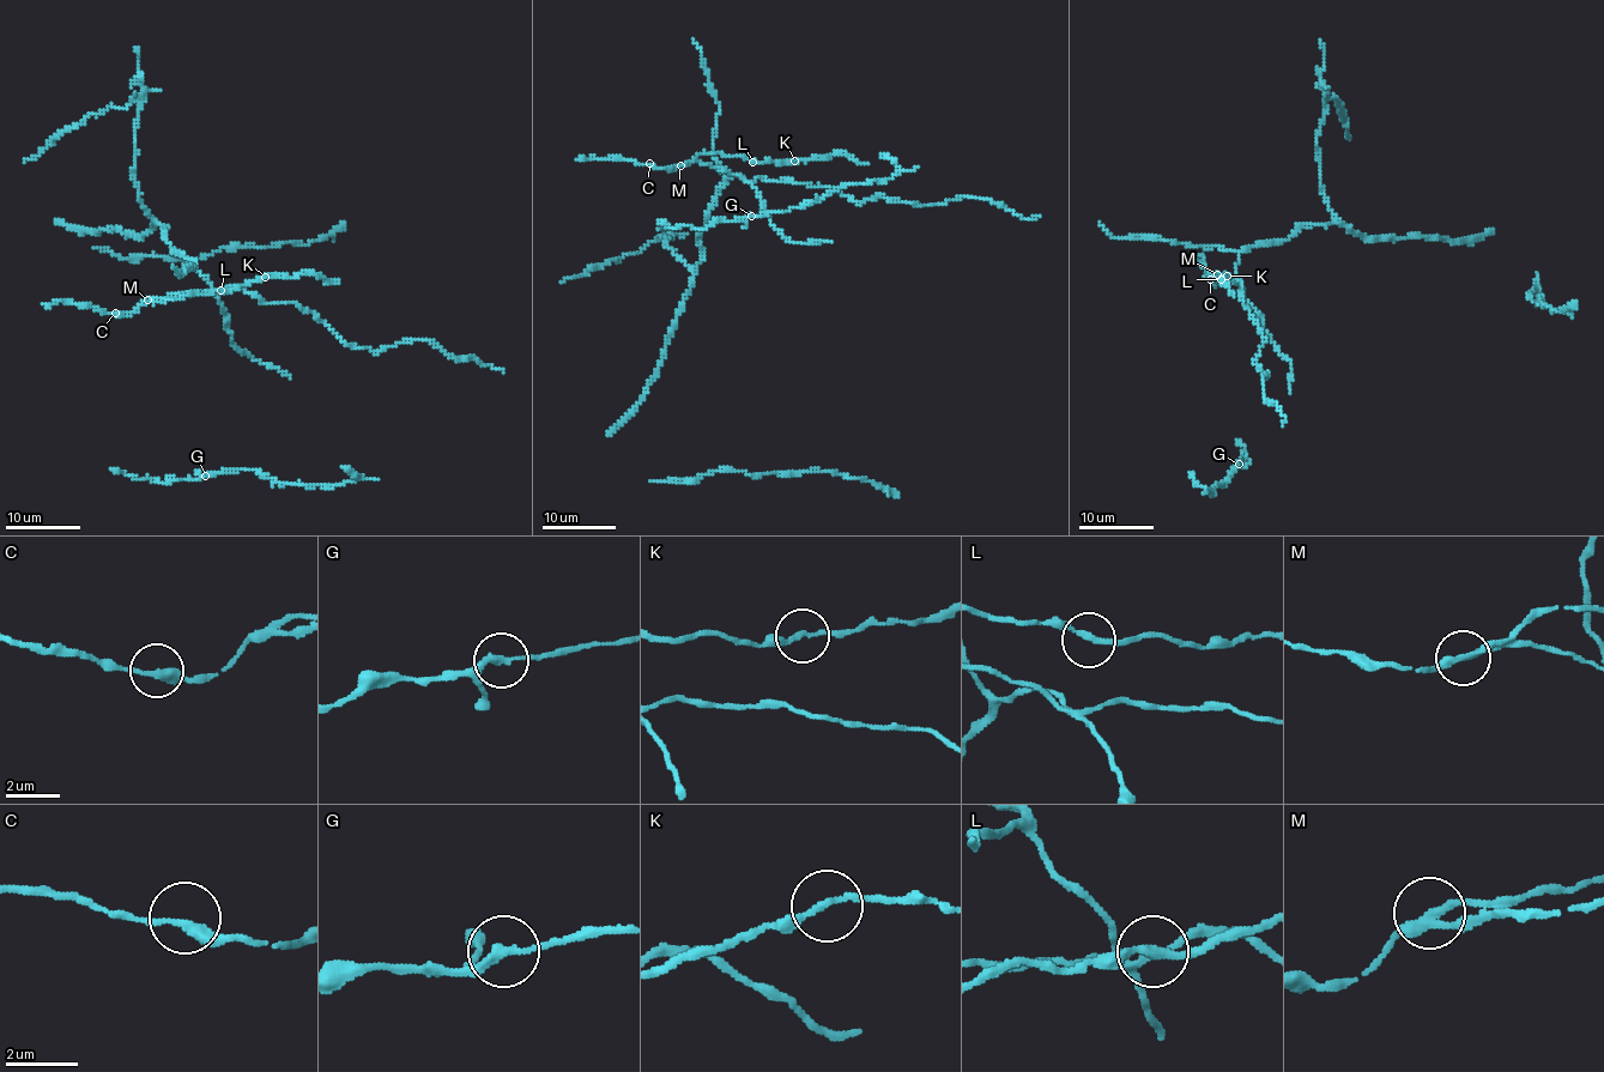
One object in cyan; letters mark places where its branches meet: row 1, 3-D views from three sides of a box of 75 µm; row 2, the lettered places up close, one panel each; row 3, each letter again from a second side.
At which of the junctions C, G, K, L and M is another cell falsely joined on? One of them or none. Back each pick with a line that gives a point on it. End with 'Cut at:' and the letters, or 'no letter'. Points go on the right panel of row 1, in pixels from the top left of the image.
M: at (1217, 274)
Cut at: M

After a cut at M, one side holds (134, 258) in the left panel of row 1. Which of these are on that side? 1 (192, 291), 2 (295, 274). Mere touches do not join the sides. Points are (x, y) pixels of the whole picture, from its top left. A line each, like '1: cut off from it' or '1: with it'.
1: cut off from it
2: cut off from it

